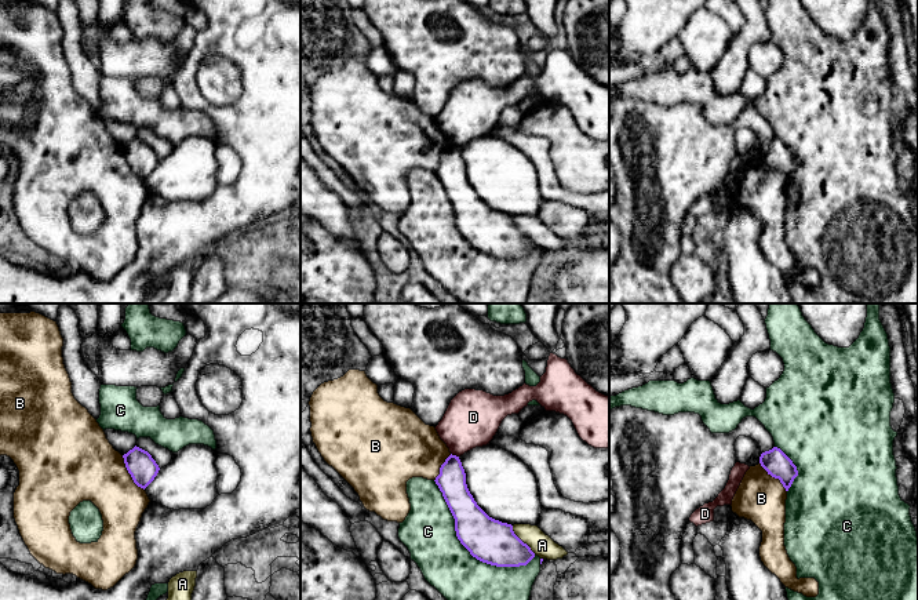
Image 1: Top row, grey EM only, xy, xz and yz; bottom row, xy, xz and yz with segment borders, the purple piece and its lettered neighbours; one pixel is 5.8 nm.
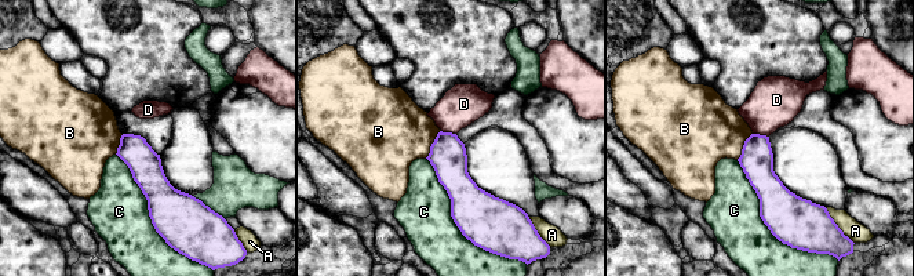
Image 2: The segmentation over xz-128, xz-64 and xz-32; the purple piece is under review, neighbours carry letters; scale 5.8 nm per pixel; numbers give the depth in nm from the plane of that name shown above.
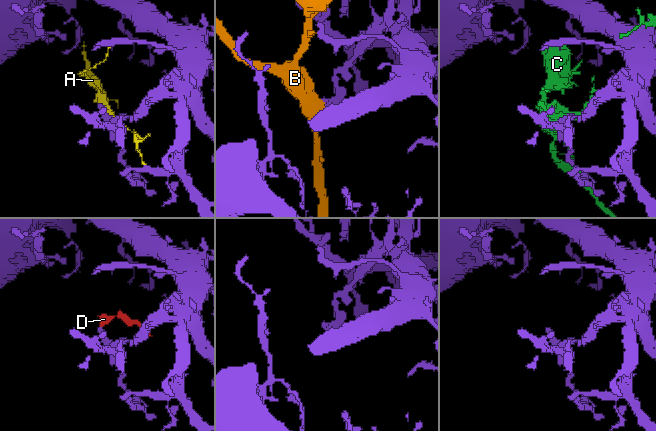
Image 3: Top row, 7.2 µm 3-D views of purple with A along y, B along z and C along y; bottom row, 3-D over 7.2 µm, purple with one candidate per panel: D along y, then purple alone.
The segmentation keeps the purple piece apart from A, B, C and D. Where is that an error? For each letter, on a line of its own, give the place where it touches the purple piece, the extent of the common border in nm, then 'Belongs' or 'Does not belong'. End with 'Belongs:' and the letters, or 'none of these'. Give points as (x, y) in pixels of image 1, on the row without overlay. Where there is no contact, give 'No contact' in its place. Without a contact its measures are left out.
A: Touches purple at xz (520, 231). Shared border 220 nm. Does not belong
B: Touches purple at xy (128, 163). Shared border 240 nm. Does not belong
C: Touches purple at xz (466, 239). Shared border 750 nm. Does not belong
D: Touches purple at xz (455, 146). Shared border 50 nm. Does not belong
Belongs: none of these

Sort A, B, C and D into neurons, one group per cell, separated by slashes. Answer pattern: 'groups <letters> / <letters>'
groups A / B / C / D

